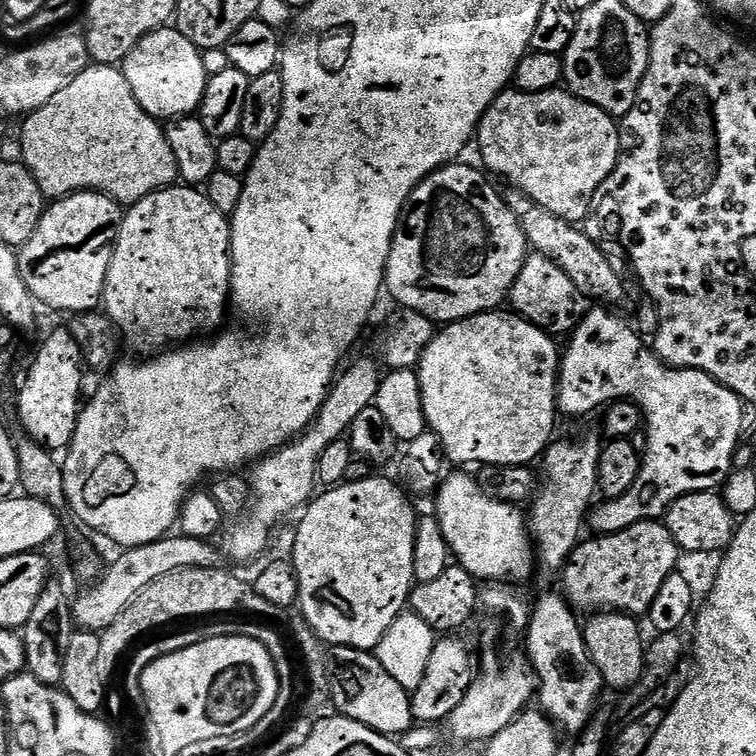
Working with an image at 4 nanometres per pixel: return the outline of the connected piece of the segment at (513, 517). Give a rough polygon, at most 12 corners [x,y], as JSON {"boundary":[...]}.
{"boundary":[[456,470],[434,515],[480,582],[538,564],[523,511]]}

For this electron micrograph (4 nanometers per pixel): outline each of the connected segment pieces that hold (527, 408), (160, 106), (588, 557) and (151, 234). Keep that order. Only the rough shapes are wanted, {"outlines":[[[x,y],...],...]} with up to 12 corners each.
{"outlines":[[[515,311],[443,325],[418,365],[447,463],[553,443],[561,349]],[[174,26],[146,34],[122,71],[161,122],[193,115],[203,51]],[[645,522],[577,544],[562,592],[580,614],[643,617],[682,556]],[[199,187],[125,211],[102,308],[179,346],[225,323],[232,226]]]}

